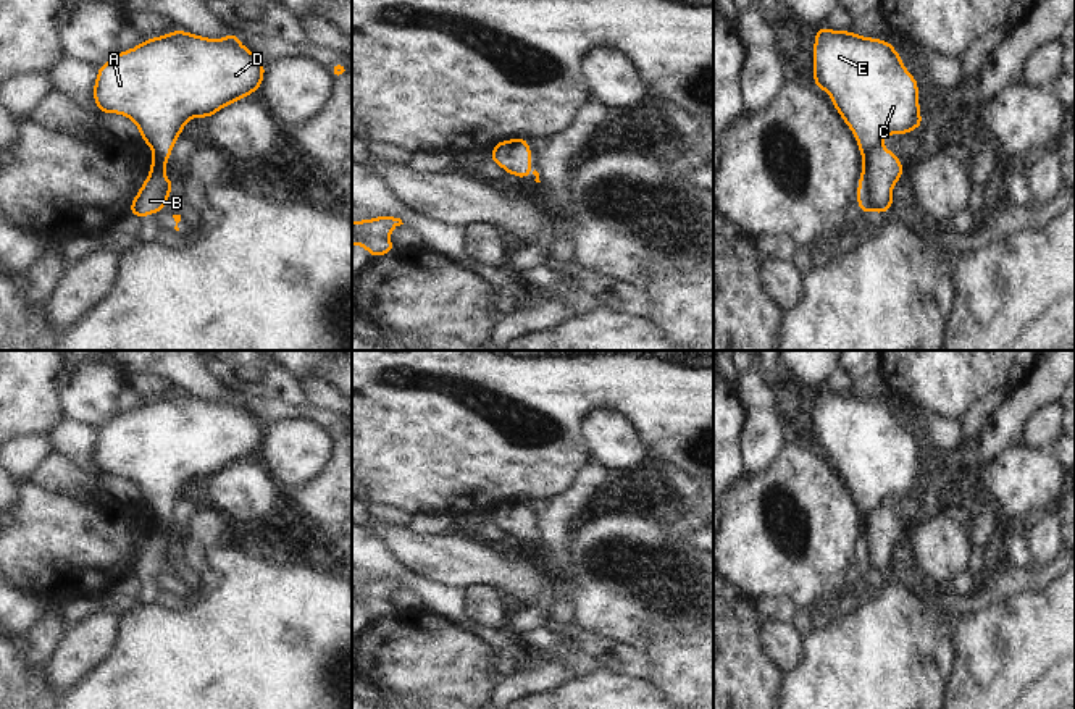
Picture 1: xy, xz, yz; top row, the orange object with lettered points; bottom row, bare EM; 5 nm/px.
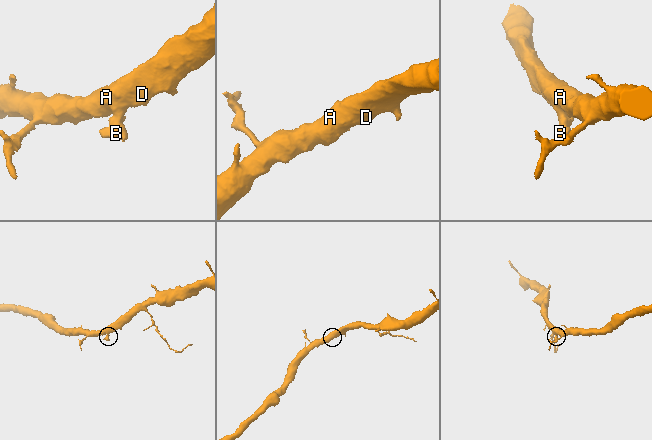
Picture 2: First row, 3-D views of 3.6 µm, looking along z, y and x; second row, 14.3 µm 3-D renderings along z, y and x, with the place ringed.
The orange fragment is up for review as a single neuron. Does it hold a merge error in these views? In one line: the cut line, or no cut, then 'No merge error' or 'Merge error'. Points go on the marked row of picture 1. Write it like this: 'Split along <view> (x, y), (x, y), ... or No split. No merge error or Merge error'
Split along yz (880, 146), (864, 162). Merge error.

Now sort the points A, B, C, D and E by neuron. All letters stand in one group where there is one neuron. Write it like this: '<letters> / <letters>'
A C D E / B

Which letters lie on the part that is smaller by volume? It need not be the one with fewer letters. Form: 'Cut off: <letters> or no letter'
Cut off: B

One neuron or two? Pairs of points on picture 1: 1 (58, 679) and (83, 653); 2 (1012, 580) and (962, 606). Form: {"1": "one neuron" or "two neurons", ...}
{"1": "one neuron", "2": "one neuron"}

